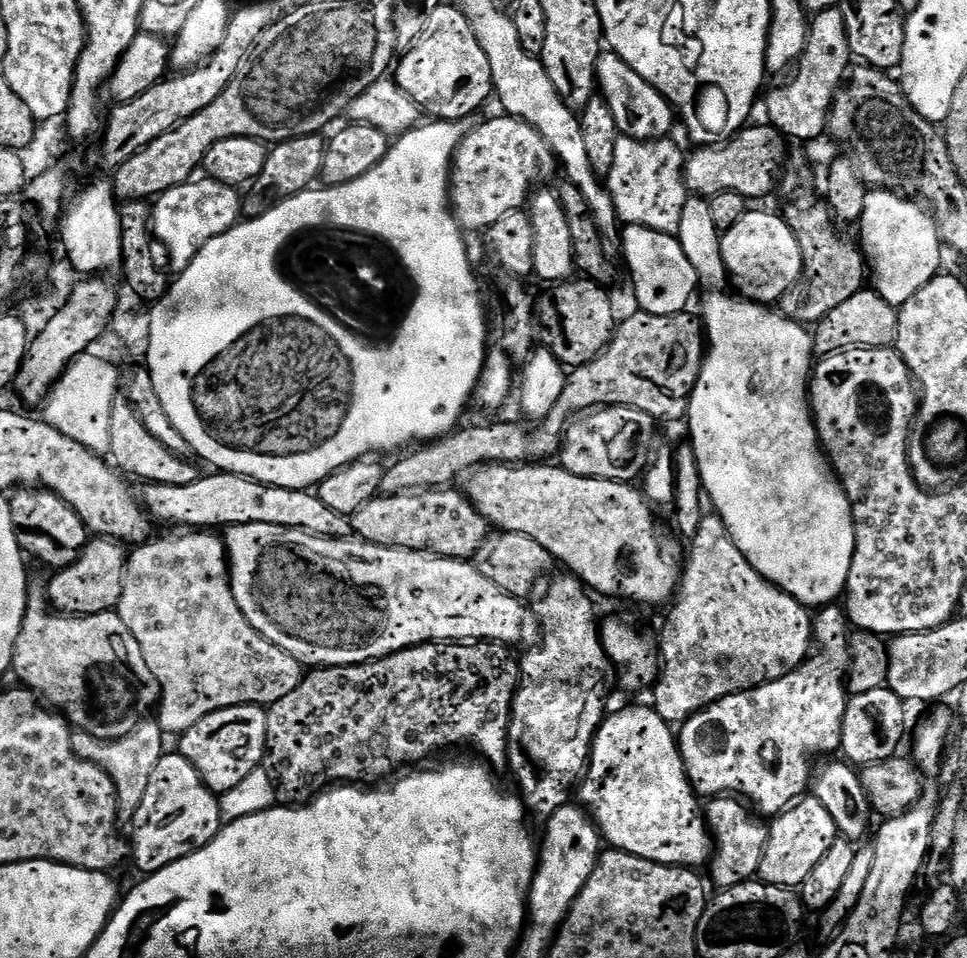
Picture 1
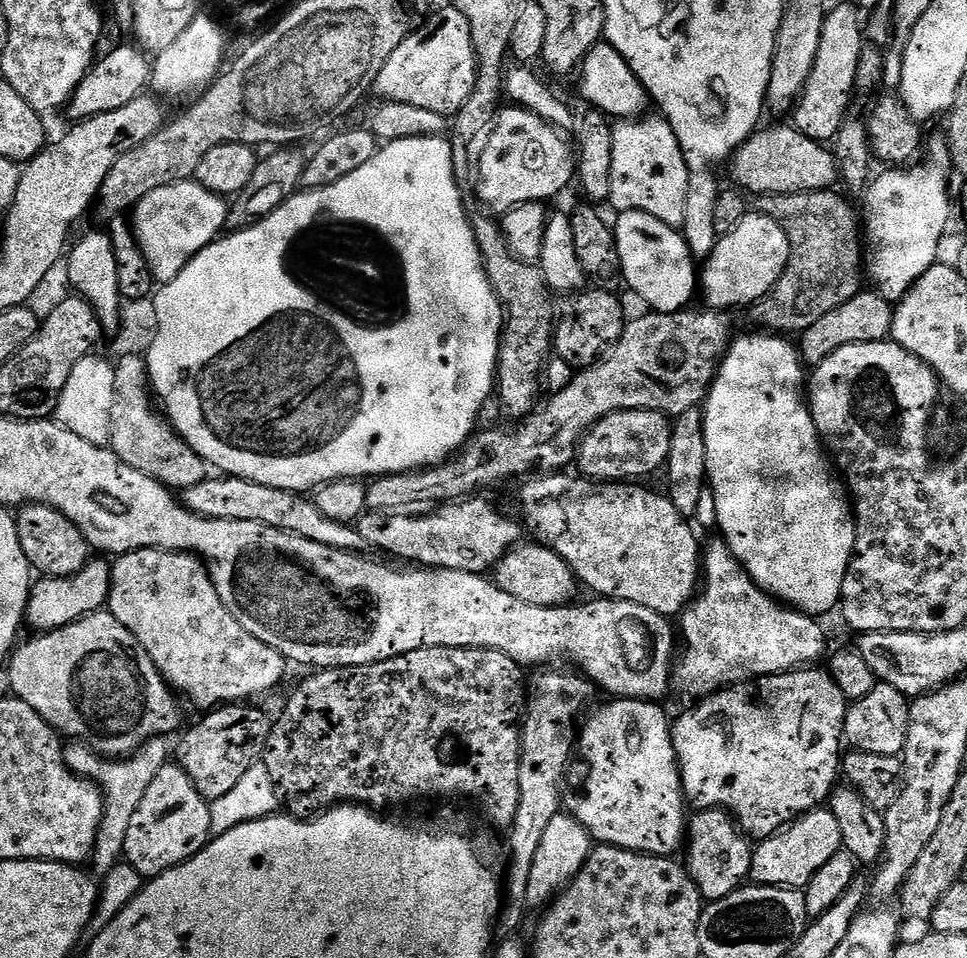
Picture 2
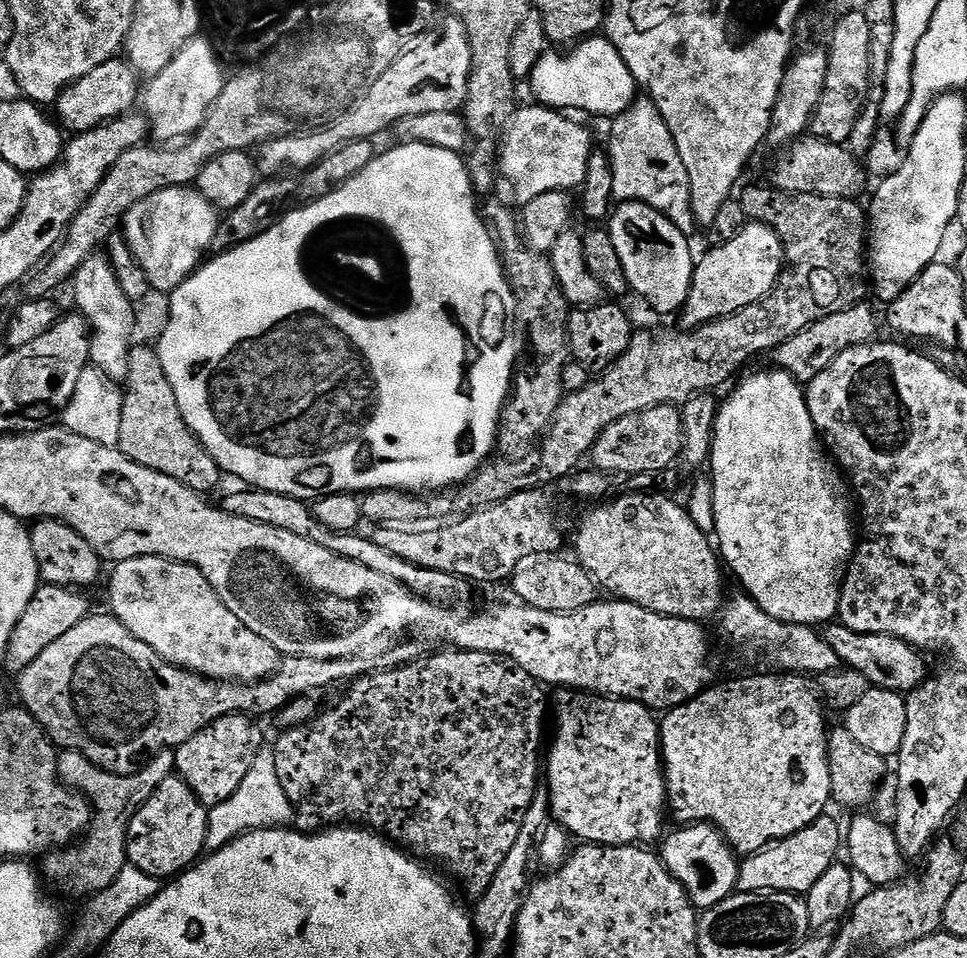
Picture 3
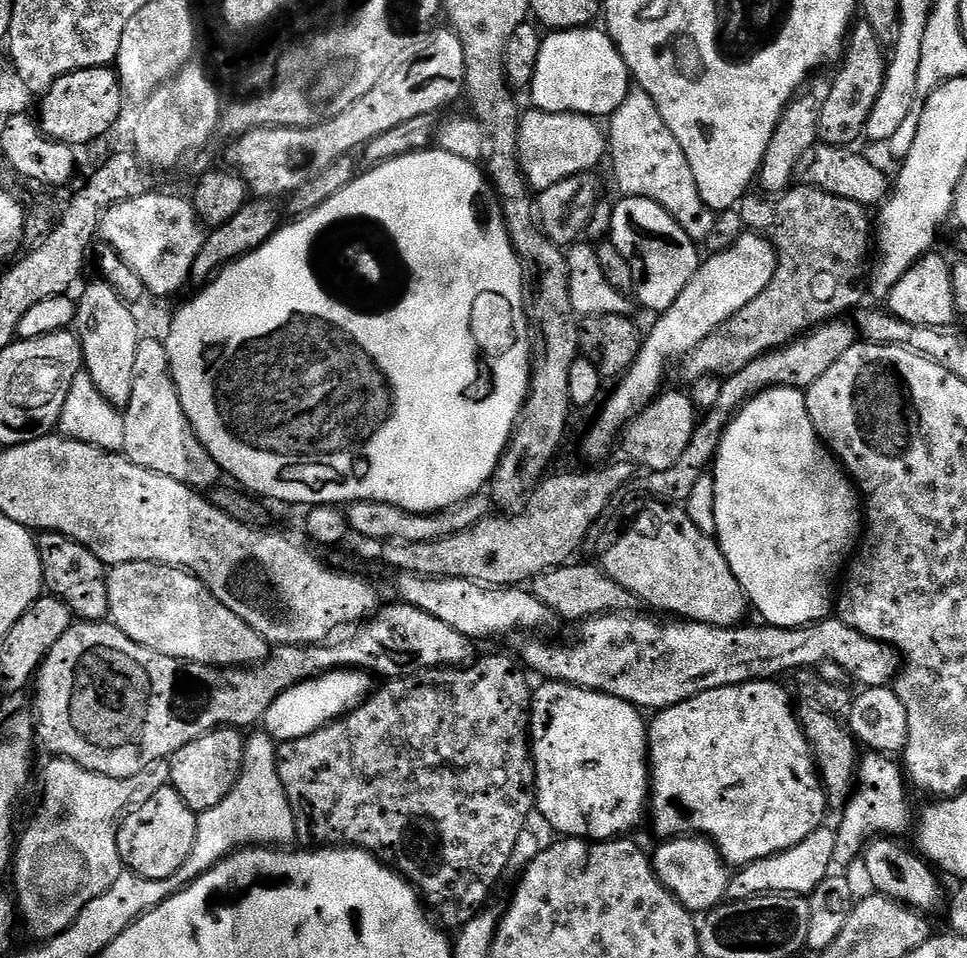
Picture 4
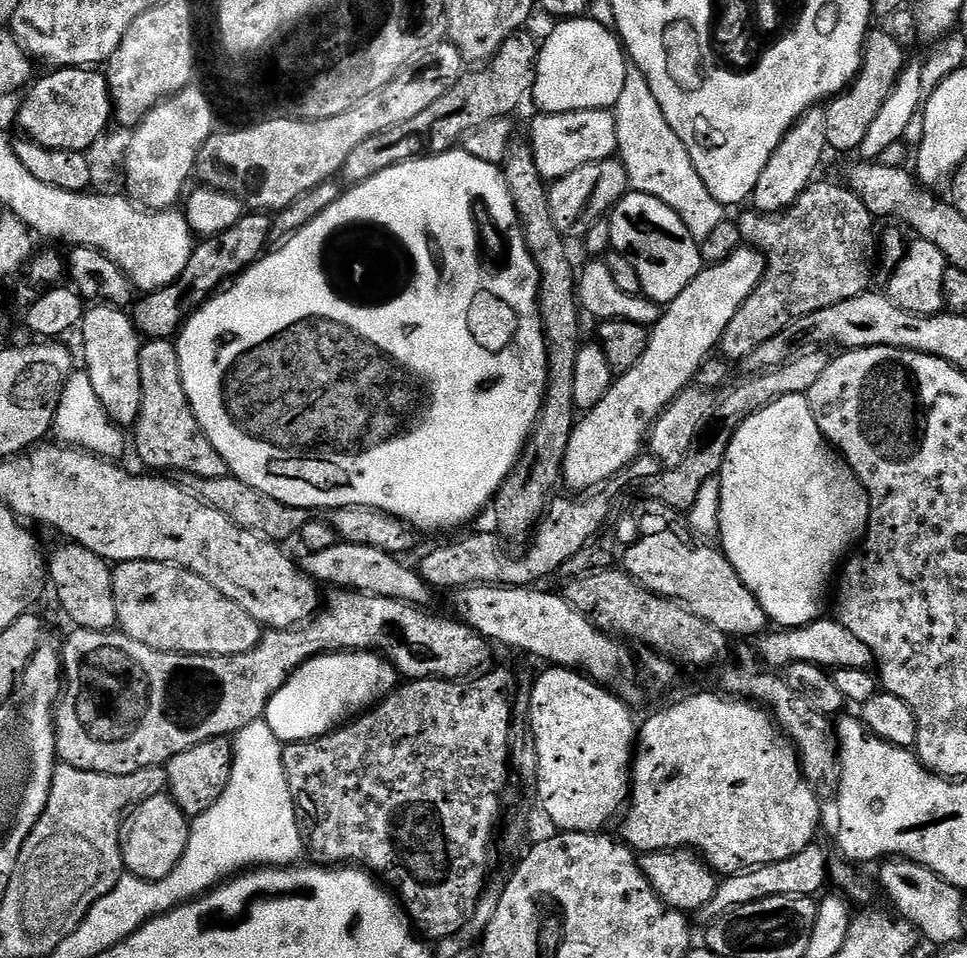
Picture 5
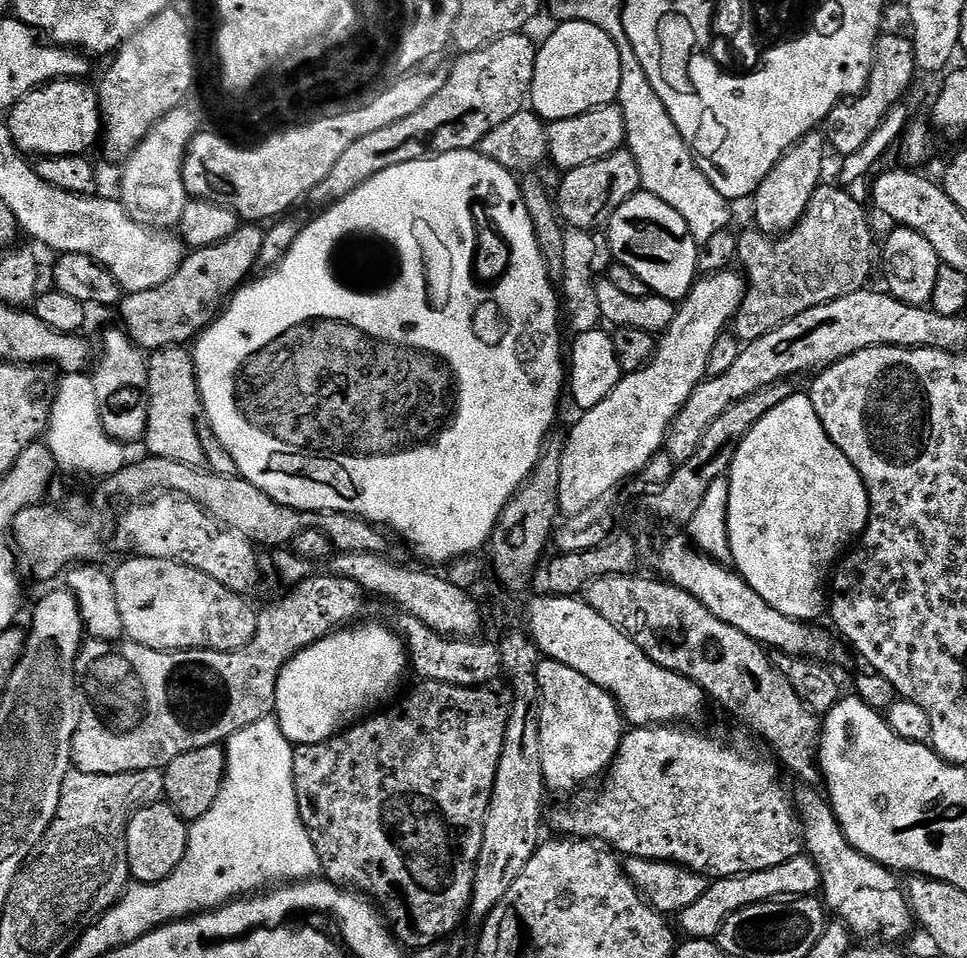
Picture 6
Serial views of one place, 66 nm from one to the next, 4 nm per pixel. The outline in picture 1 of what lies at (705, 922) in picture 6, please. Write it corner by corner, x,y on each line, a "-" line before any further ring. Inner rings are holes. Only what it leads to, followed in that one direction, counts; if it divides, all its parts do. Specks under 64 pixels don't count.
804,798
792,805
787,812
781,812
771,821
766,842
766,854
762,854
759,879
779,888
799,889
810,878
810,873
830,846
838,839
834,818
830,811
815,798

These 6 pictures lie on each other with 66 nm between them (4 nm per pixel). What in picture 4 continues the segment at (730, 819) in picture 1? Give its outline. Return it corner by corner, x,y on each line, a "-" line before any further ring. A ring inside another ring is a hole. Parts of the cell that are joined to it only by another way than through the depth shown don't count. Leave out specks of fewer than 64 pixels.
678,836
665,839
651,853
652,869
657,878
686,906
686,910
693,914
707,914
713,908
725,903
728,894
728,881
730,879
729,865
724,863
719,850
711,840
697,836

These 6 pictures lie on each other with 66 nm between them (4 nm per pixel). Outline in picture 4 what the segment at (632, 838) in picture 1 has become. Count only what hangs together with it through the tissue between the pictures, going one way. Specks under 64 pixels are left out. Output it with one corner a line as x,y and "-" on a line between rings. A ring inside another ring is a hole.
544,682
535,689
533,698
532,698
532,711
530,713
530,747
532,750
532,762
536,765
536,807
535,811
540,812
540,816
545,820
546,823
549,824
550,827
553,828
554,831
560,832
561,837
564,838
579,838
581,840
590,840
593,842
603,842
606,840
614,840
617,838
627,837
629,834
632,834
632,831
635,830
636,827
640,824
640,819
645,819
646,809
650,804
650,757
648,754
648,724
646,720
643,720
641,709
637,708
635,704
631,704
630,702
626,702
622,698
618,698
617,696
608,696
605,692
596,692
592,688
580,688
577,684
566,684
563,682

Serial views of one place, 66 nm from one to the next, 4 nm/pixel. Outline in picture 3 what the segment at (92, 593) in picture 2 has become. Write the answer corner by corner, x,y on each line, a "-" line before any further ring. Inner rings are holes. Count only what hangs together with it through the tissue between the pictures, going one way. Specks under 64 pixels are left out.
41,583
40,587
36,589
30,606
26,606
22,618
18,618
18,626
14,626
14,630
10,634
6,654
2,657
5,670
12,674
19,674
22,670
26,670
26,666
30,666
30,662
34,662
34,658
38,658
38,654
42,654
42,650
46,650
46,646
58,642
58,638
62,638
62,634
74,630
74,626
78,626
78,622
82,622
89,616
90,608
88,608
88,600
84,596
87,595
83,591
74,588

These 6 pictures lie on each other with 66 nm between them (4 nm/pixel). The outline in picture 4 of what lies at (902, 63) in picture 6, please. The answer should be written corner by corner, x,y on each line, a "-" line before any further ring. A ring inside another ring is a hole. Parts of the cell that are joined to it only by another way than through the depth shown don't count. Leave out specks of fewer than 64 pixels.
860,22
851,29
846,41
846,51
842,57
843,64
844,69
832,80
830,98
826,98
826,106
820,115
823,143
833,144
839,148
855,145
857,143
855,140
865,135
867,120
882,92
886,52
878,34
874,34
871,26

